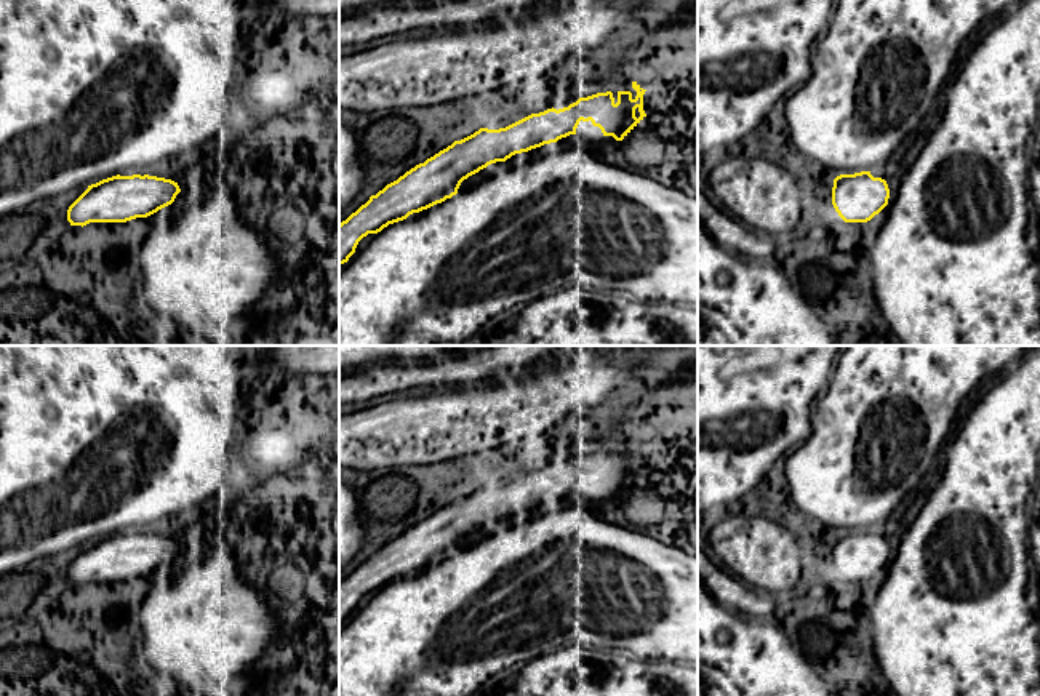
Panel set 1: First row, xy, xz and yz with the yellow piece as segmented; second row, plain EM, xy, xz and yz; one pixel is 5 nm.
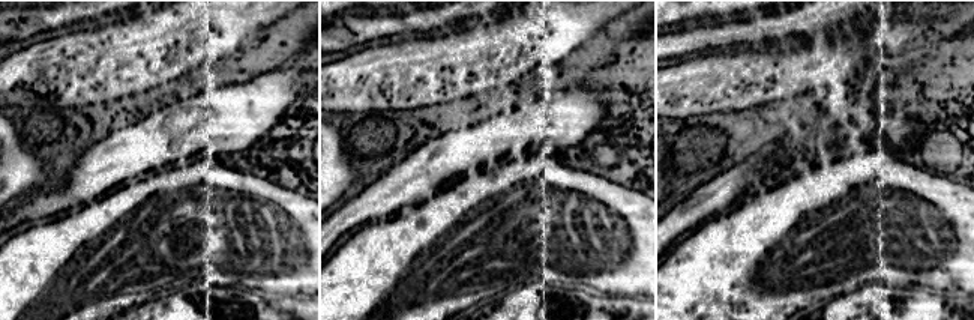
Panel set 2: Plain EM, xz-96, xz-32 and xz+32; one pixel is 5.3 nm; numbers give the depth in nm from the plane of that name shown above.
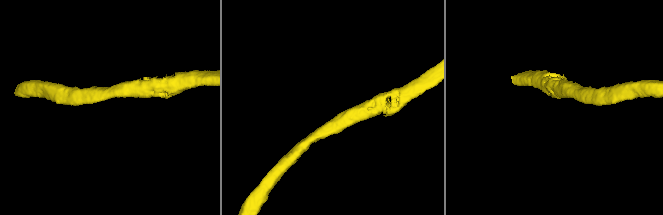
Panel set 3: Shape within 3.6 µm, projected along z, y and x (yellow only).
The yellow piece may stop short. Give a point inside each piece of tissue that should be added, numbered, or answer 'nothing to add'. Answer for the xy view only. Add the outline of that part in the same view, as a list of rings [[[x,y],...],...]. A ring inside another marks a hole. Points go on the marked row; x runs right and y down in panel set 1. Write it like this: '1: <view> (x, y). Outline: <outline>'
nothing to add

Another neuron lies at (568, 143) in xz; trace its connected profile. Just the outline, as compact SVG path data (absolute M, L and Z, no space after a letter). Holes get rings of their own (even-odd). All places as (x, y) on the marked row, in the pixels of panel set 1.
M570 134L566 138L558 139L557 142L544 144L528 152L515 154L506 162L491 163L486 168L480 170L478 173L464 179L458 189L458 194L498 174L504 174L515 168L531 165L533 162L538 162L550 155L568 152L576 147L576 141L578 141L576 134Z

